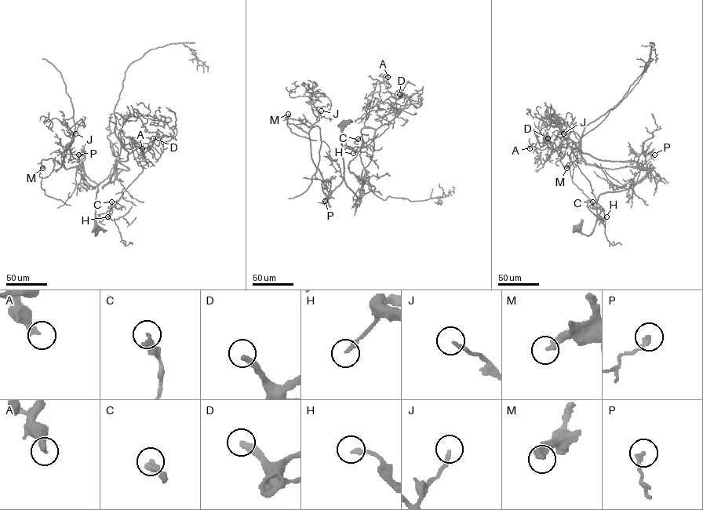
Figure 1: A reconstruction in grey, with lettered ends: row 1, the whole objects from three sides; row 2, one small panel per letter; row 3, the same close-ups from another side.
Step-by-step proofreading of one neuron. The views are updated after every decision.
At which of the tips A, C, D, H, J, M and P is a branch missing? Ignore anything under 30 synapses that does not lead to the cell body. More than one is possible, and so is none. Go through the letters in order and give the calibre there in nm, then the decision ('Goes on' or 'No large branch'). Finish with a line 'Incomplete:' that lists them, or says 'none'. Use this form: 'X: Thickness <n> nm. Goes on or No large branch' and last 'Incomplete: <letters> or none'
A: Thickness 320 nm. No large branch
C: Thickness 280 nm. No large branch
D: Thickness 360 nm. Goes on
H: Thickness 240 nm. No large branch
J: Thickness 180 nm. Goes on
M: Thickness 400 nm. Goes on
P: Thickness 170 nm. No large branch
Incomplete: D, J, M

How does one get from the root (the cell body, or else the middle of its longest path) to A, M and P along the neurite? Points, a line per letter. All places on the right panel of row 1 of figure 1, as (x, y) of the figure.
A: (578, 227), (588, 235), (597, 197), (653, 167), (570, 147), (558, 154), (554, 142), (529, 148)
M: (578, 227), (588, 235), (597, 197), (626, 190), (650, 169), (599, 168), (580, 158), (566, 168)
P: (578, 227), (588, 235), (597, 197), (639, 181), (650, 169), (641, 166), (645, 156), (654, 154)

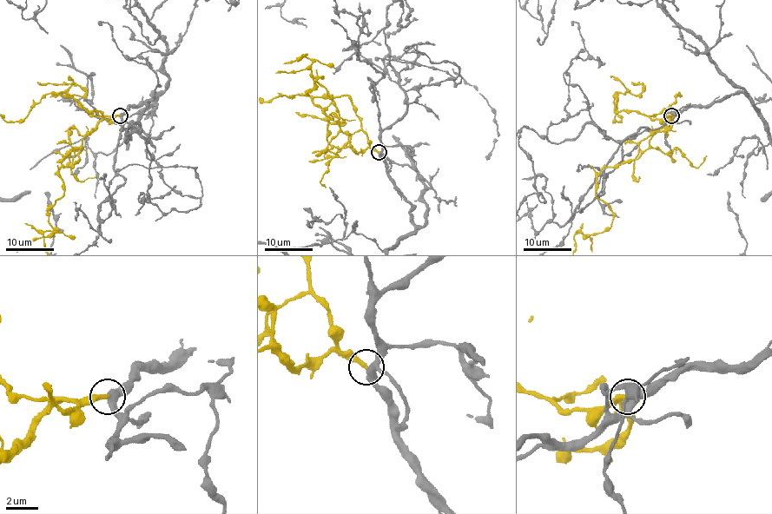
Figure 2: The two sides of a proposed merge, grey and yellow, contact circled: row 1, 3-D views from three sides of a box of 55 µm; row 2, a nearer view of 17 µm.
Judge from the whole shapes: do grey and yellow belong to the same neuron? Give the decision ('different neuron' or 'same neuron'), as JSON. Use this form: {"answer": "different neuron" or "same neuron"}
{"answer": "same neuron"}

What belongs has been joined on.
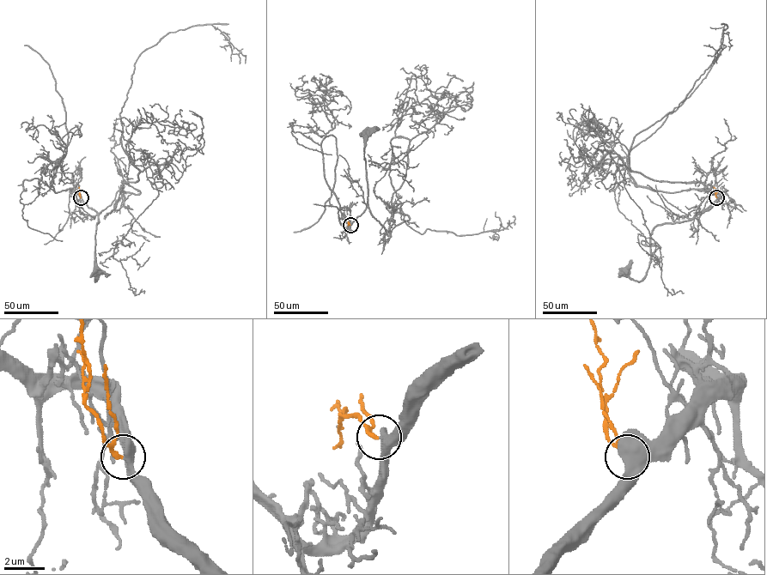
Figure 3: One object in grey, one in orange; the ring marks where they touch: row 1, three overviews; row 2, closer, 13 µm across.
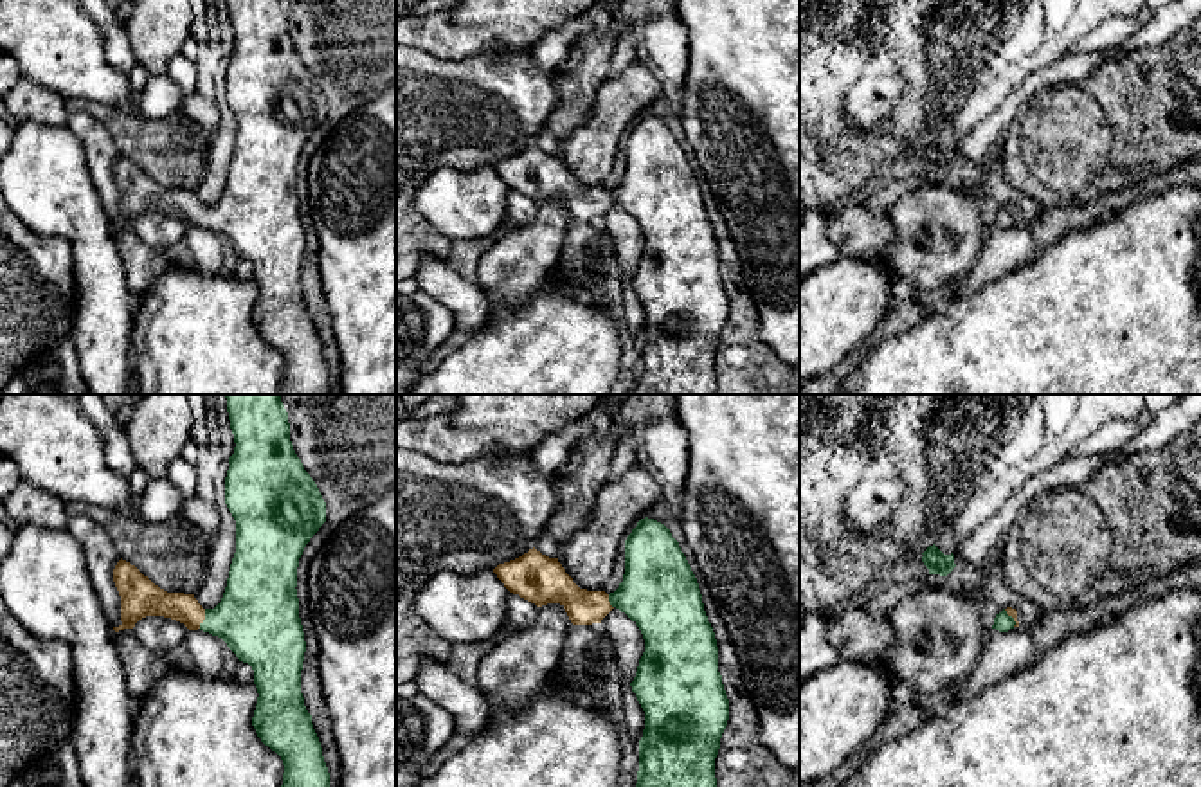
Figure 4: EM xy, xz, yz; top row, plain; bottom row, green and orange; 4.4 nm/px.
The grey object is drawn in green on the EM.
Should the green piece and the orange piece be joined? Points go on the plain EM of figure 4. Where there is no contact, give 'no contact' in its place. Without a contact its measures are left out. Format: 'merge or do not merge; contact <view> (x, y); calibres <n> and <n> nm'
merge; contact xy (206, 215); calibres 360 and 130 nm

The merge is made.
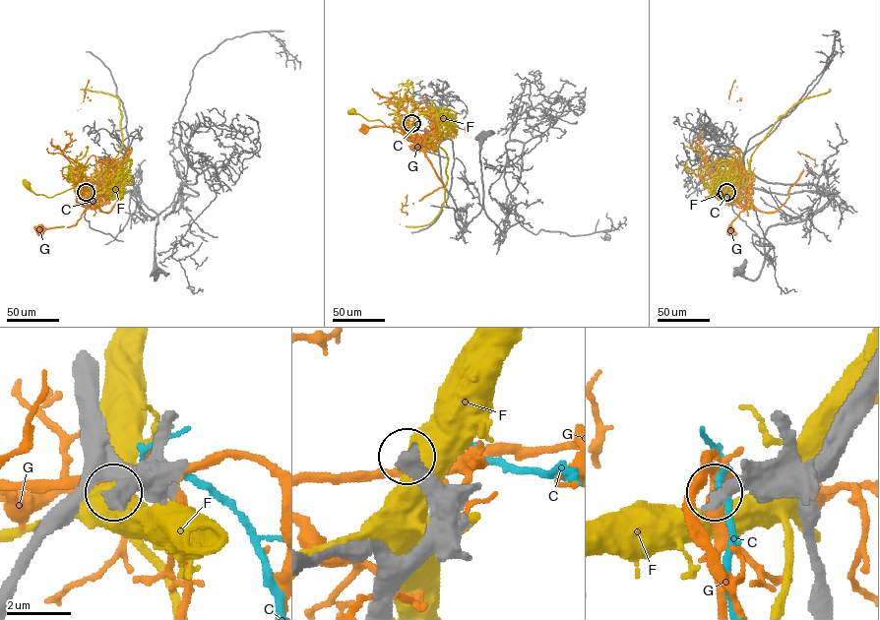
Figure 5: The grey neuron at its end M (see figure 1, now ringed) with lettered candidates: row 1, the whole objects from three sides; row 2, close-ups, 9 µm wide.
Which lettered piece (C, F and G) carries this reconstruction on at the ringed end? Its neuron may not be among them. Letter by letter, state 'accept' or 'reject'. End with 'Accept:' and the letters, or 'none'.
C: reject
F: reject
G: reject
Accept: none

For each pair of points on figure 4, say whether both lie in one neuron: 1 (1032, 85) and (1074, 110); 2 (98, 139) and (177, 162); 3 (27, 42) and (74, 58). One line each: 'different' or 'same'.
1: different
2: different
3: same

